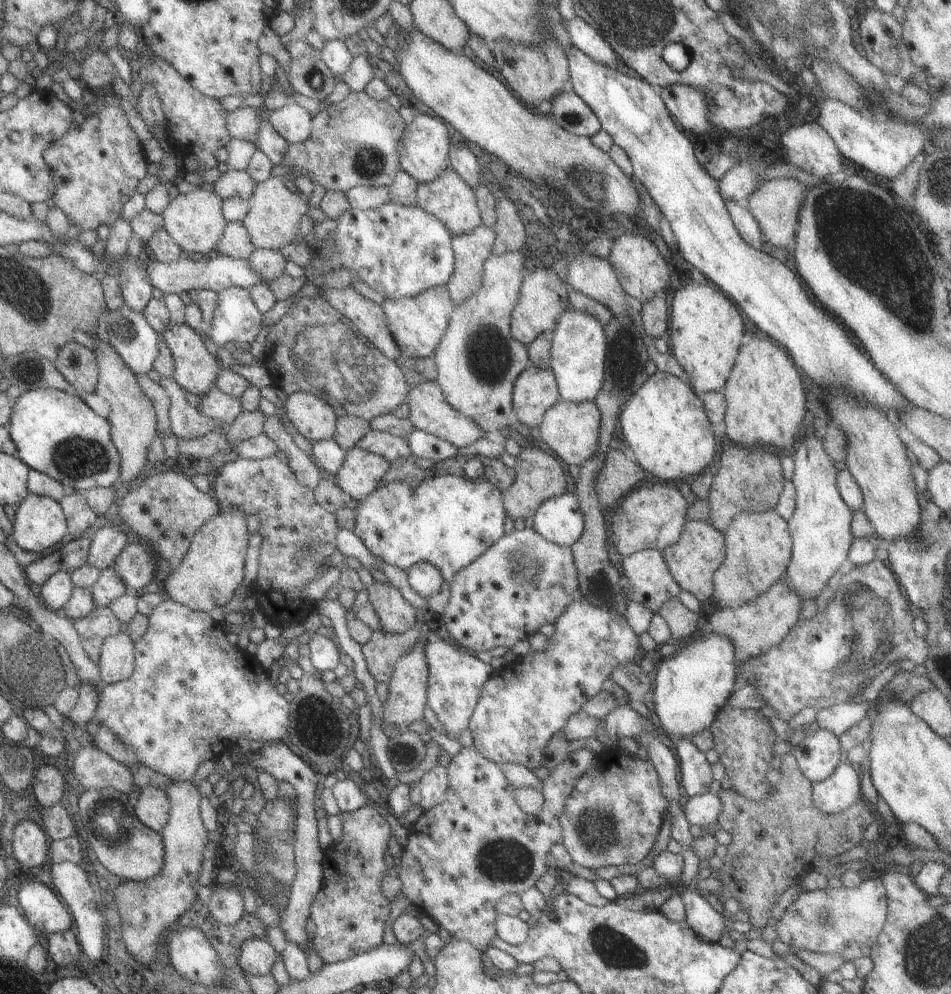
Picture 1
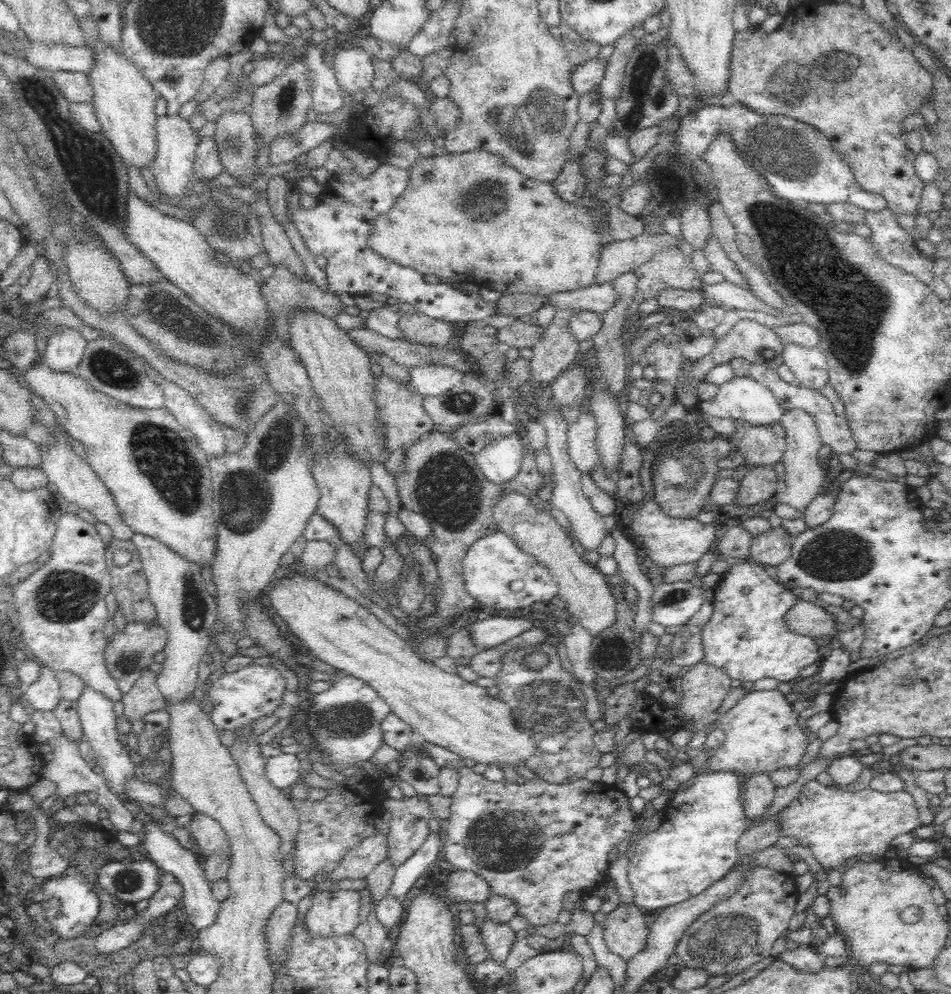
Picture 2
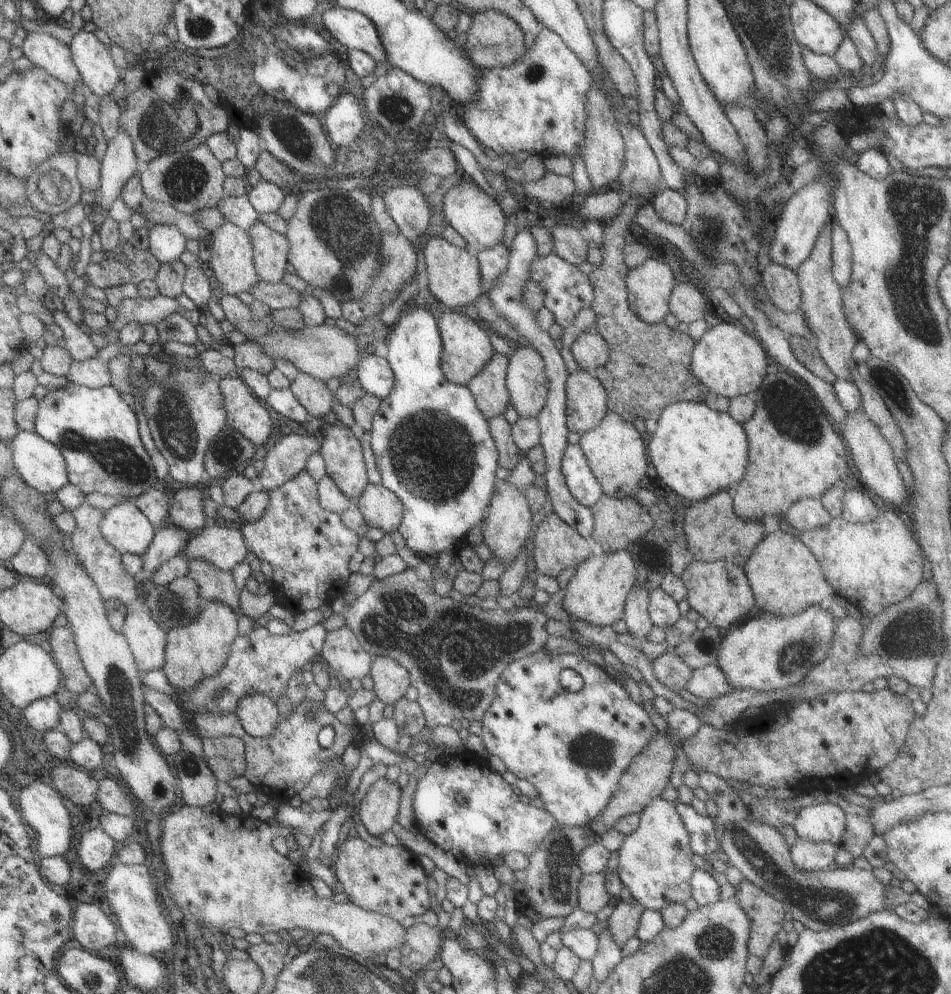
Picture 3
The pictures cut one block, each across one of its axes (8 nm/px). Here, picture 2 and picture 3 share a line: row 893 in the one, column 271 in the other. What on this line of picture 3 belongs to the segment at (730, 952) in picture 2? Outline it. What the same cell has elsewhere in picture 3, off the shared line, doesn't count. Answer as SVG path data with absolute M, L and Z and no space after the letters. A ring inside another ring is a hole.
M304 698L298 705L292 705L291 713L287 717L280 717L274 732L270 736L254 738L246 734L238 718L237 712L234 714L214 714L208 710L196 712L191 718L193 727L201 739L204 737L235 736L242 739L245 744L246 768L243 772L244 778L249 780L255 787L264 791L271 800L276 800L281 804L288 802L298 802L298 796L312 776L324 768L324 764L332 764L338 769L338 774L343 772L342 756L346 748L360 742L353 734L353 726L338 722L334 714L326 712L321 706L321 702L315 702L310 698ZM324 726L332 726L336 732L334 742L328 748L323 748L318 743L318 732Z

